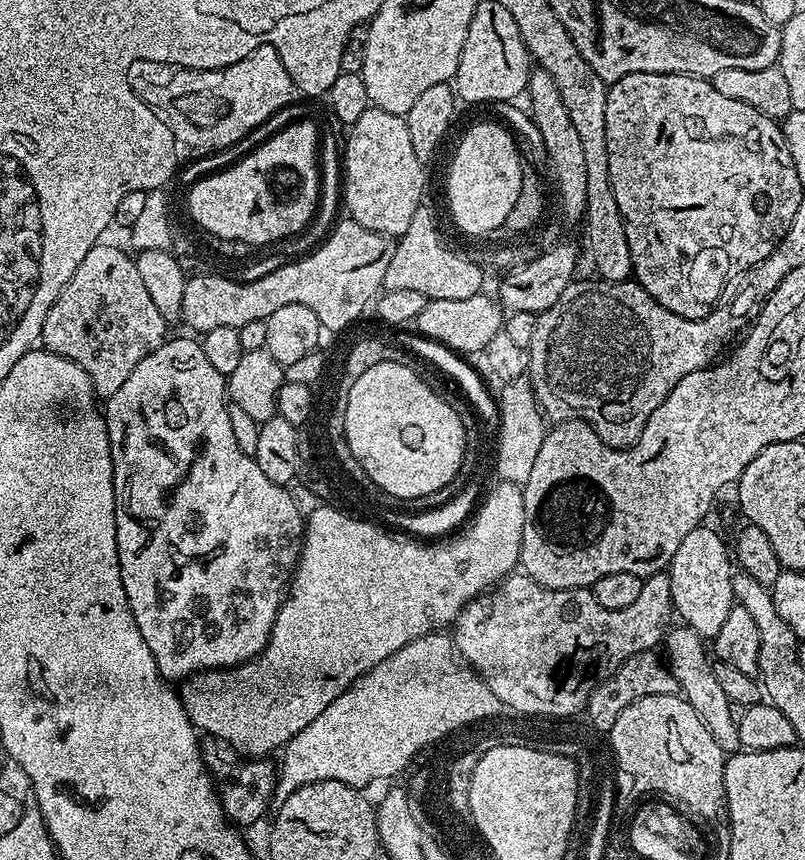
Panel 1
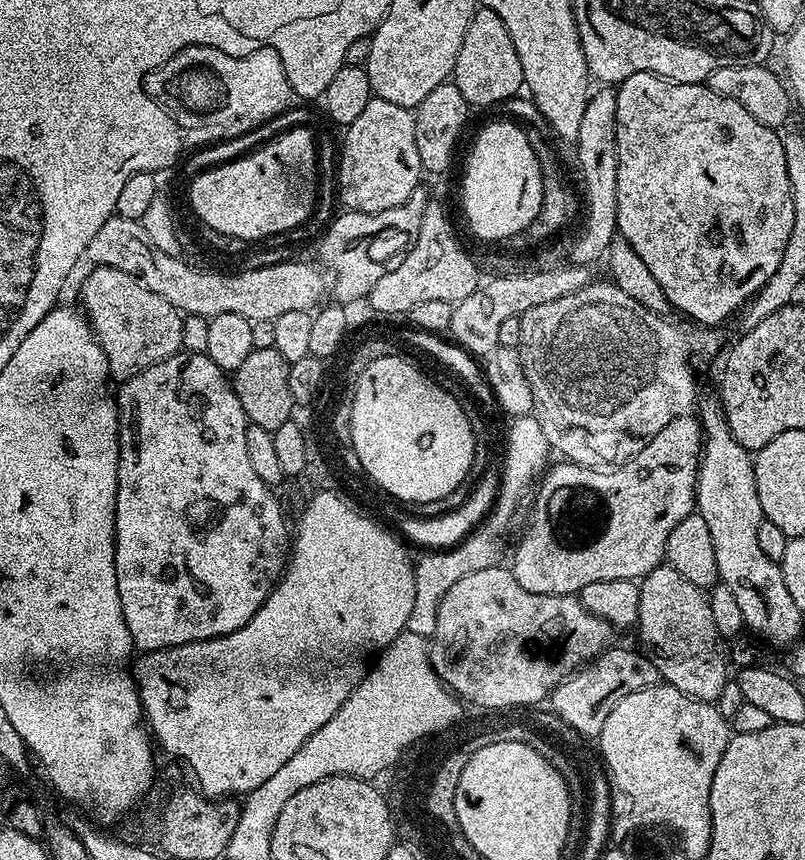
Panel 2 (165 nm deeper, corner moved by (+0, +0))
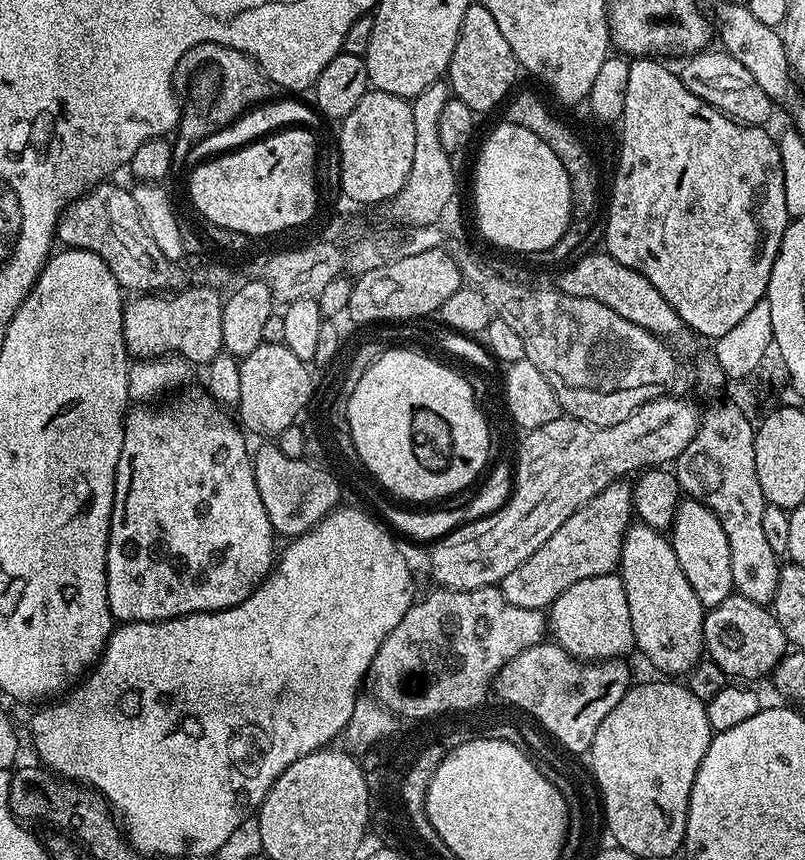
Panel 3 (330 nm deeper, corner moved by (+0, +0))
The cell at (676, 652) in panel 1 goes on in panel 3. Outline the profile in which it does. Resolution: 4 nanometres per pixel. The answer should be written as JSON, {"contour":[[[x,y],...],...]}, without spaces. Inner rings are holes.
{"contour":[[[636,522],[624,534],[618,575],[624,582],[630,606],[636,648],[653,664],[655,671],[670,678],[687,674],[705,655],[705,607],[698,602],[694,586],[686,582],[671,539],[649,524]]]}

